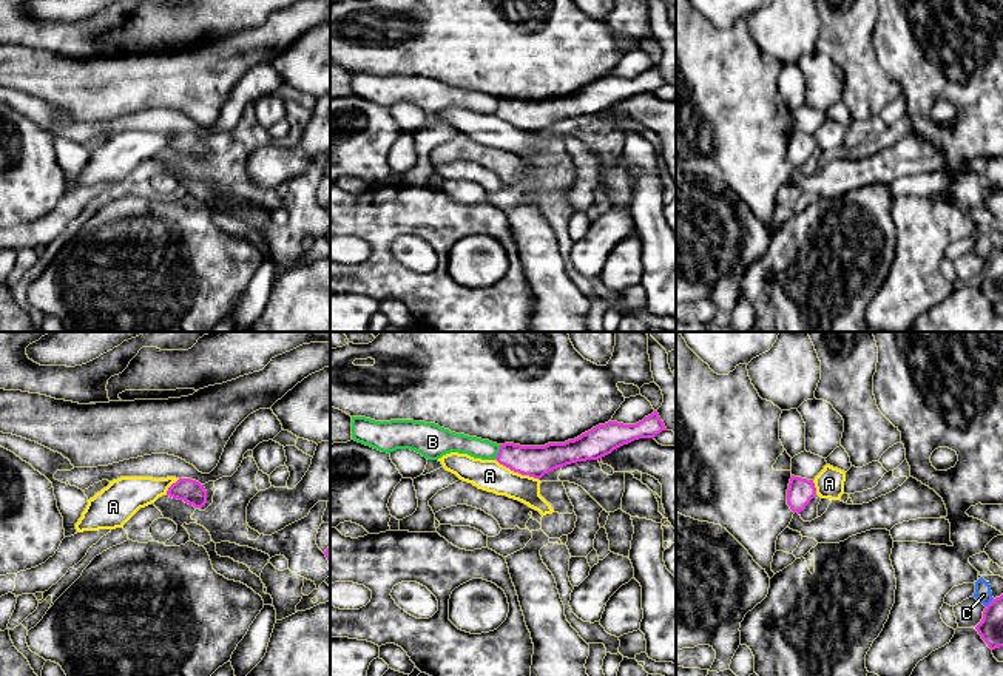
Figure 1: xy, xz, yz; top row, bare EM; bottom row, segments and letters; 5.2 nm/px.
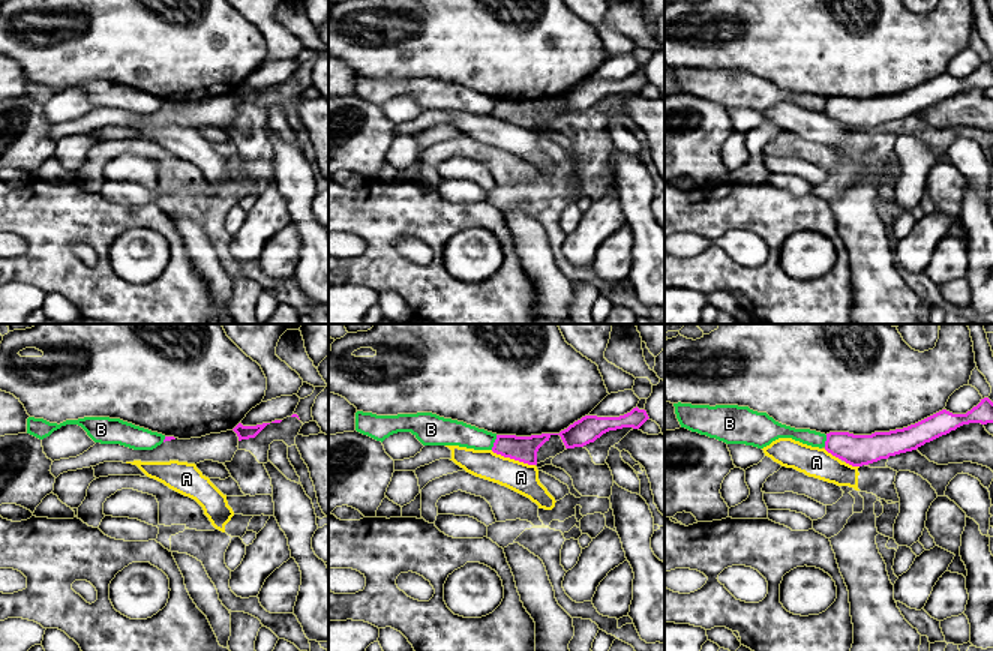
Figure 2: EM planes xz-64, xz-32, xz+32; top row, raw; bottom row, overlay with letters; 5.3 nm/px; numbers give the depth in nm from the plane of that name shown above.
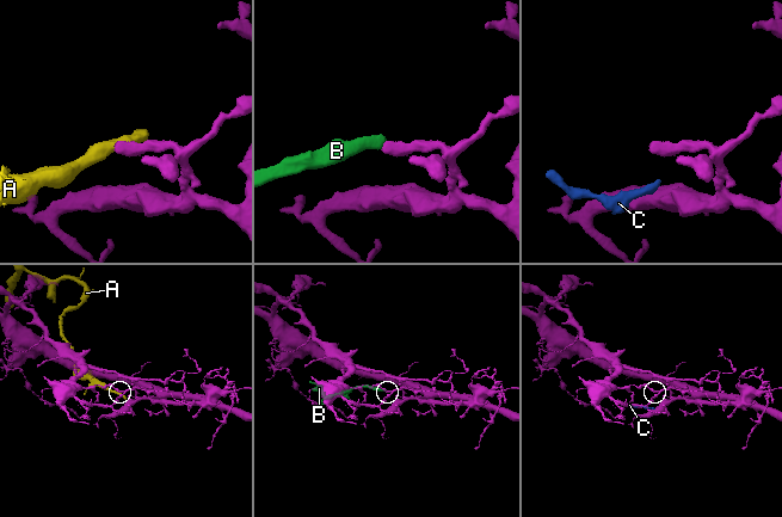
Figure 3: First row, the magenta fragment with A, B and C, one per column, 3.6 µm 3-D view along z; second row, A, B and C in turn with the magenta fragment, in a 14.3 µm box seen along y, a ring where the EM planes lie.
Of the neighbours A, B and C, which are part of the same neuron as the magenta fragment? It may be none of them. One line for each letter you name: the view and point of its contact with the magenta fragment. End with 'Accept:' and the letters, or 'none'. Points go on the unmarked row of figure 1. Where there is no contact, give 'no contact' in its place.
Accept: none

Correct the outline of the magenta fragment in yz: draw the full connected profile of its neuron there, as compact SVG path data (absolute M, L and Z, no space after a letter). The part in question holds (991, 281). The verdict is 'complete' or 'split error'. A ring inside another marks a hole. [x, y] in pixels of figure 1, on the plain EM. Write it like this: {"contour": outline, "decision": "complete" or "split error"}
{"contour": "M1003 248L986 259L975 284L991 304L1003 301Z", "decision": "complete"}

